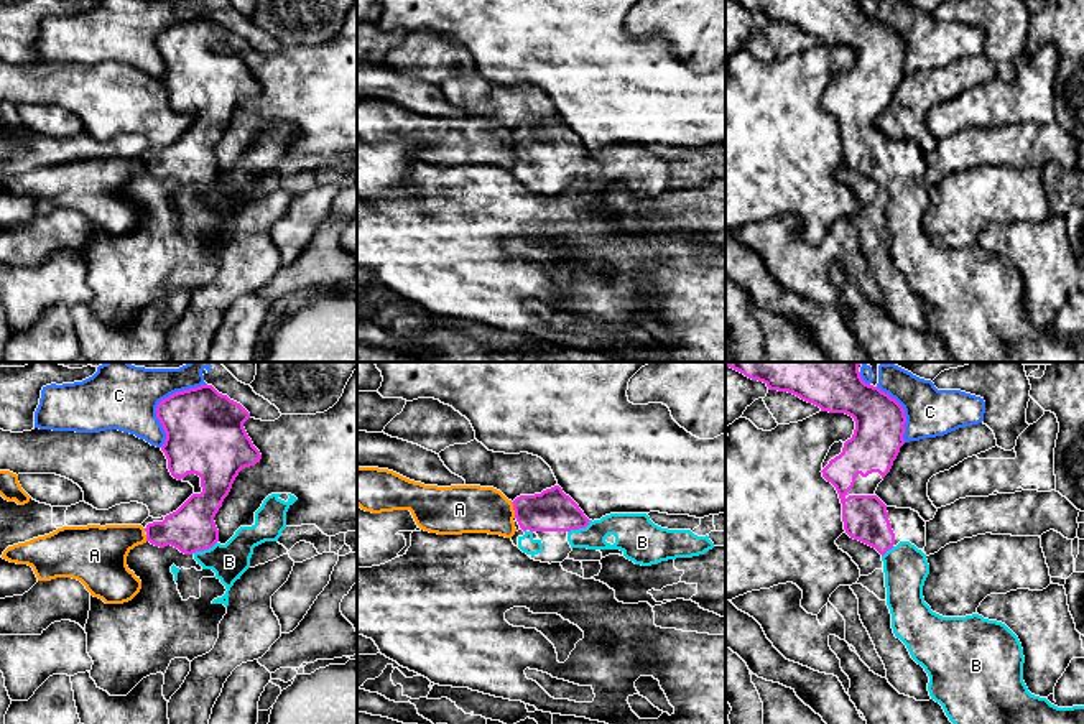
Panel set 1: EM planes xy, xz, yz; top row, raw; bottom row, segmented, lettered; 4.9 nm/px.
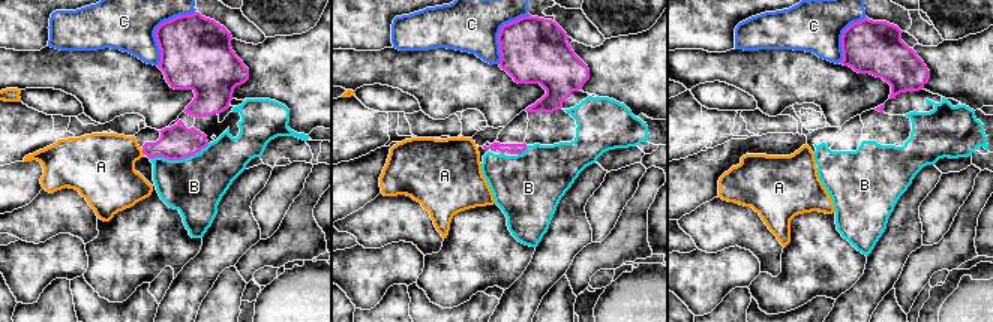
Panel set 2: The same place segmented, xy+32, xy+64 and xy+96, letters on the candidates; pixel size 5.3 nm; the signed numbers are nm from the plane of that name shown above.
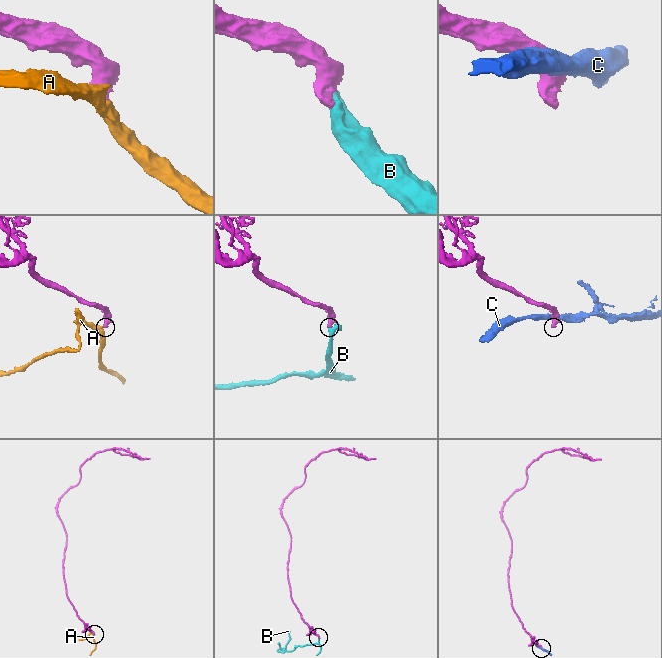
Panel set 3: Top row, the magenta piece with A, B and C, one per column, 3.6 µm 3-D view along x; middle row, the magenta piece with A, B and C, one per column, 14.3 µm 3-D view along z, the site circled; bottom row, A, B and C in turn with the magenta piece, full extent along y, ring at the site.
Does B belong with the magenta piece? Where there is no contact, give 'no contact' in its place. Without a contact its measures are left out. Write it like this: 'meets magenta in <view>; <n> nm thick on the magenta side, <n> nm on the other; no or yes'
meets magenta in xy; 220 nm thick on the magenta side, 180 nm on the other; yes

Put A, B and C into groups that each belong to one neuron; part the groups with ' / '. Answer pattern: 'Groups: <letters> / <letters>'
Groups: A / B / C

